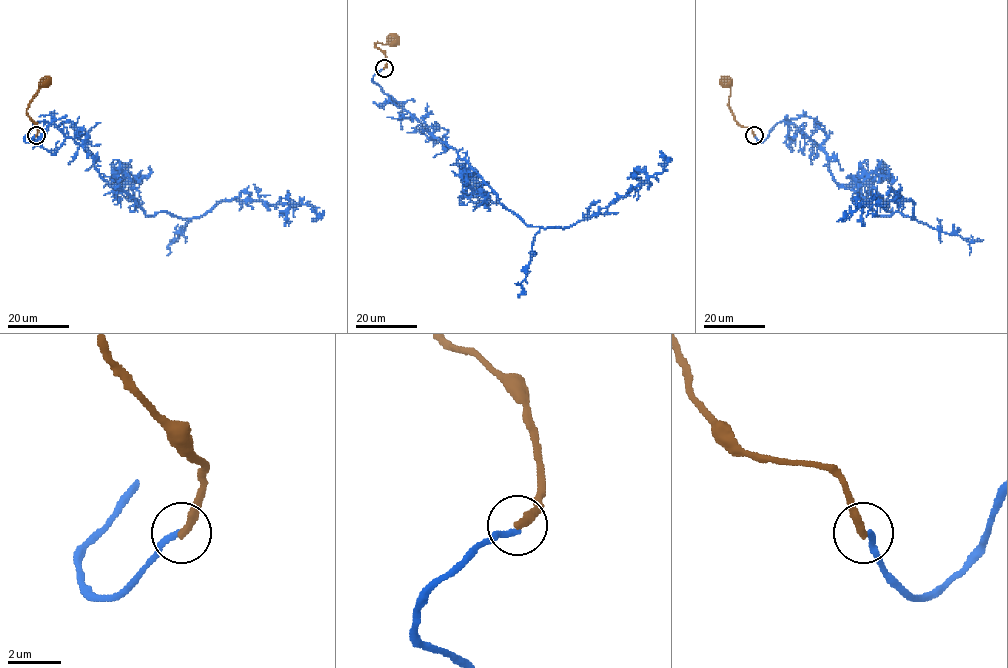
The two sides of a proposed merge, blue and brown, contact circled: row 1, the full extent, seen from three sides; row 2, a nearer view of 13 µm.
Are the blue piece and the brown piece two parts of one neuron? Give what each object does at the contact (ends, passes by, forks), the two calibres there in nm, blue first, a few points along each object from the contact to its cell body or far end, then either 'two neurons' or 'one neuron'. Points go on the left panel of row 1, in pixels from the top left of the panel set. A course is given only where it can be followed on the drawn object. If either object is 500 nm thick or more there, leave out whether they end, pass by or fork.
blue ends; brown ends; calibres 240 and 320 nm; course blue (36, 135), (24, 140), (36, 122), (52, 123), (146, 214), (192, 219), (259, 200), (313, 206), (312, 221); course brown (36, 135), (38, 128), (27, 110), (39, 84), (44, 80); two neurons

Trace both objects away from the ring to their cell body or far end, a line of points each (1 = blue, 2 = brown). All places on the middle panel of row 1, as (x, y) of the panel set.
1: (384, 69), (372, 80), (530, 226), (568, 227), (607, 208), (663, 171), (660, 151)
2: (384, 68), (385, 55), (375, 45), (386, 45), (392, 40)

